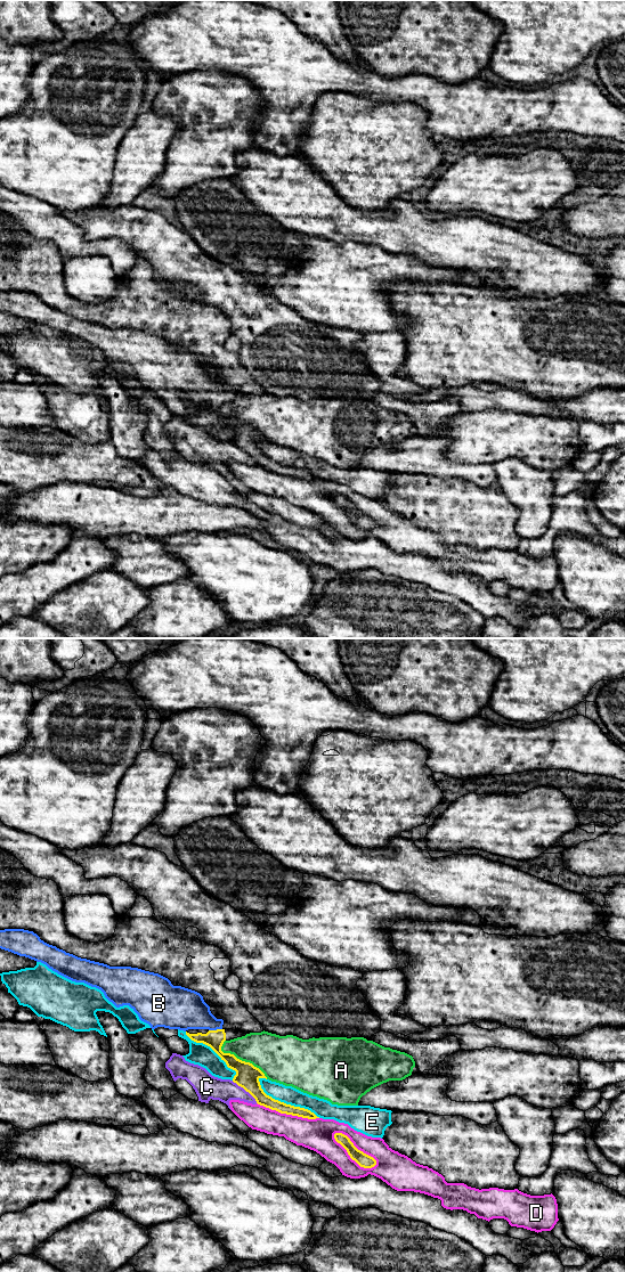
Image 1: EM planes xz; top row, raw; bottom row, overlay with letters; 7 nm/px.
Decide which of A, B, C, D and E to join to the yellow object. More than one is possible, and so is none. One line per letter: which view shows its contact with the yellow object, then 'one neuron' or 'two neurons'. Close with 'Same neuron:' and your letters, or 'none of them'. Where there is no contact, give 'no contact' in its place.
A: meets yellow in xz; two neurons
B: meets yellow in xz; one neuron
C: meets yellow in xz; two neurons
D: meets yellow in xz; two neurons
E: meets yellow in xz; two neurons
Same neuron: B

